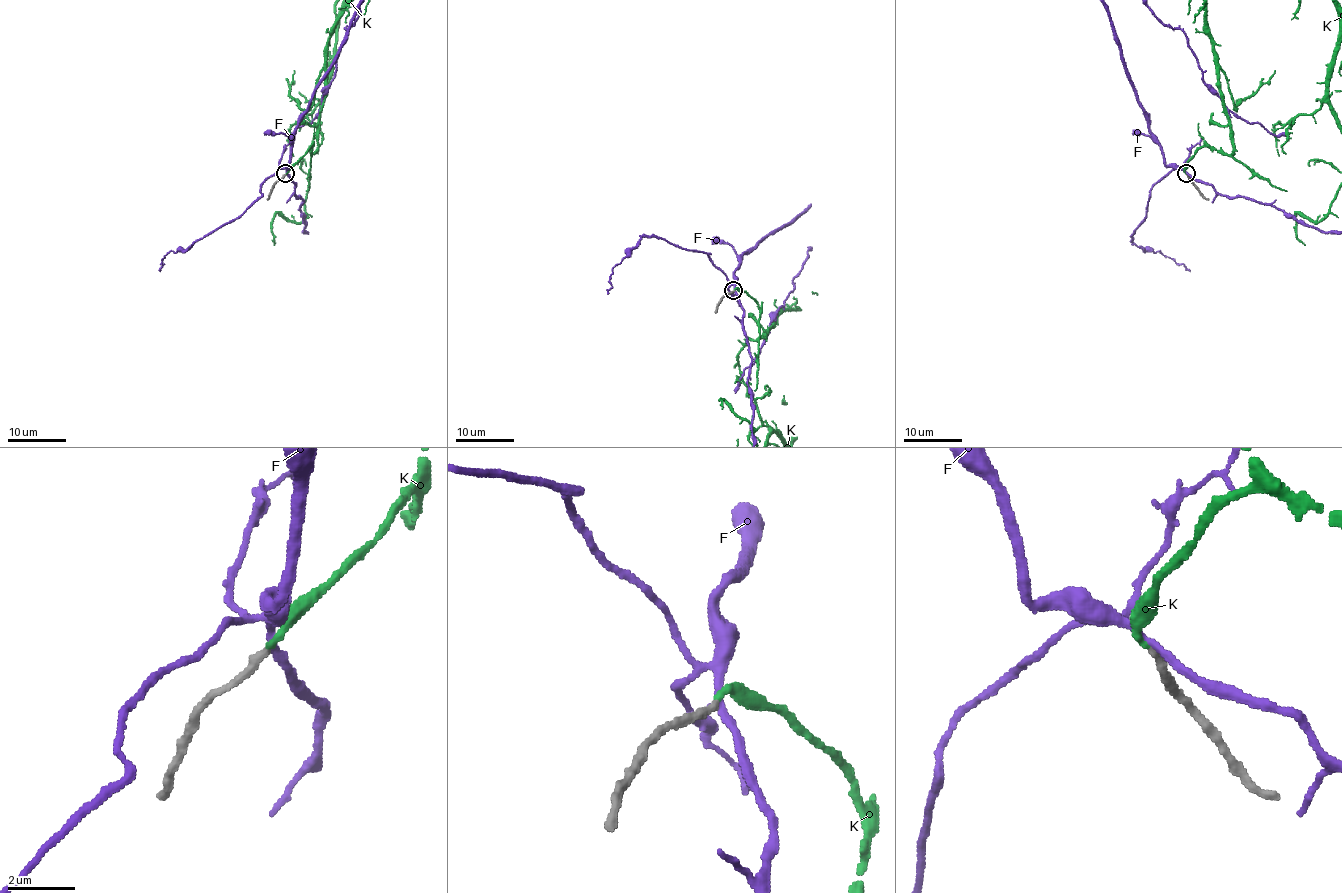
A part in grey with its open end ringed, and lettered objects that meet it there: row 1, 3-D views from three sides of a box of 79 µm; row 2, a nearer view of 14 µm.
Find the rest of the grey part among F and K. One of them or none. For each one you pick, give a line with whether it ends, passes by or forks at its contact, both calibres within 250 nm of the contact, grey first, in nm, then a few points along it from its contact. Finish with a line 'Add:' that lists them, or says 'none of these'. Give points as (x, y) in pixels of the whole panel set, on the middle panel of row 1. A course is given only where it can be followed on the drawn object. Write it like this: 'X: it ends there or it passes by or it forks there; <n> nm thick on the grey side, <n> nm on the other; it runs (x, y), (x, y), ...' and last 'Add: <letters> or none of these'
K: it ends there; 240 nm thick on the grey side, 200 nm on the other
Add: K

